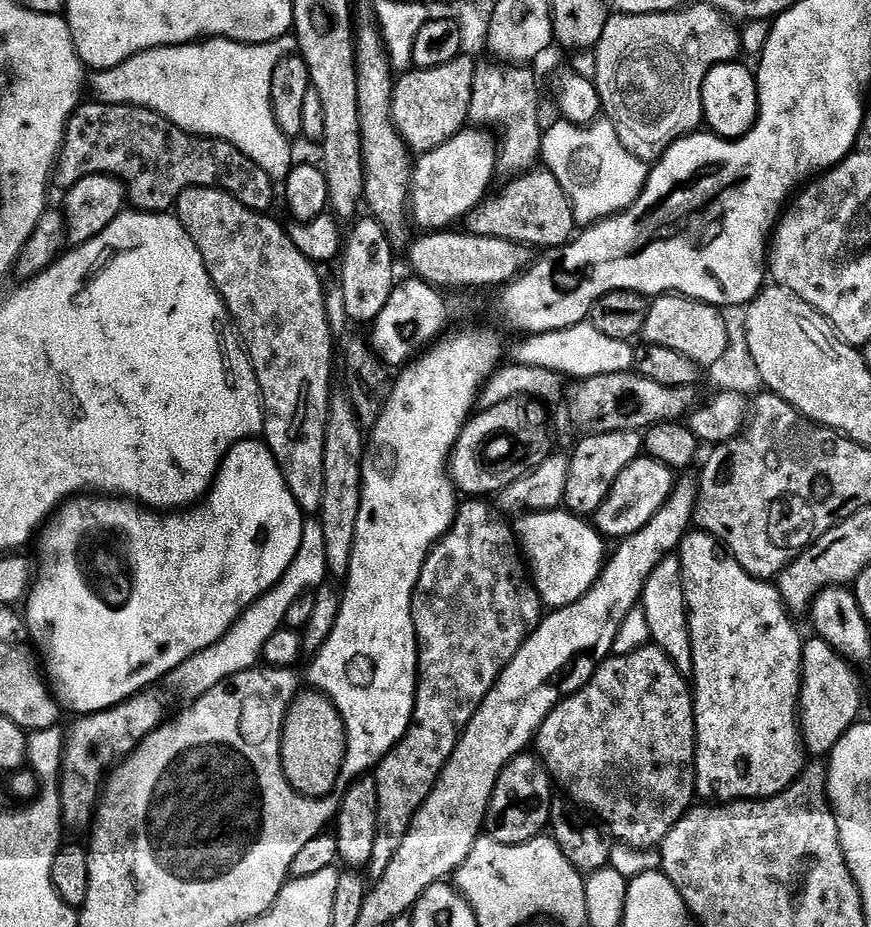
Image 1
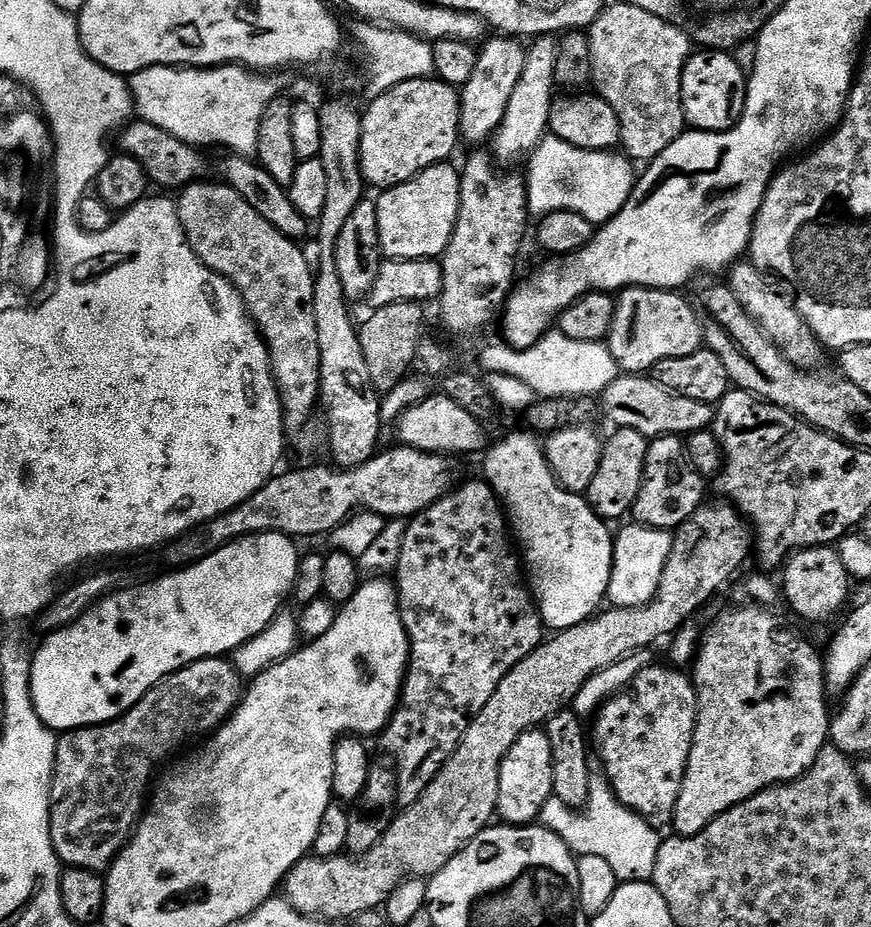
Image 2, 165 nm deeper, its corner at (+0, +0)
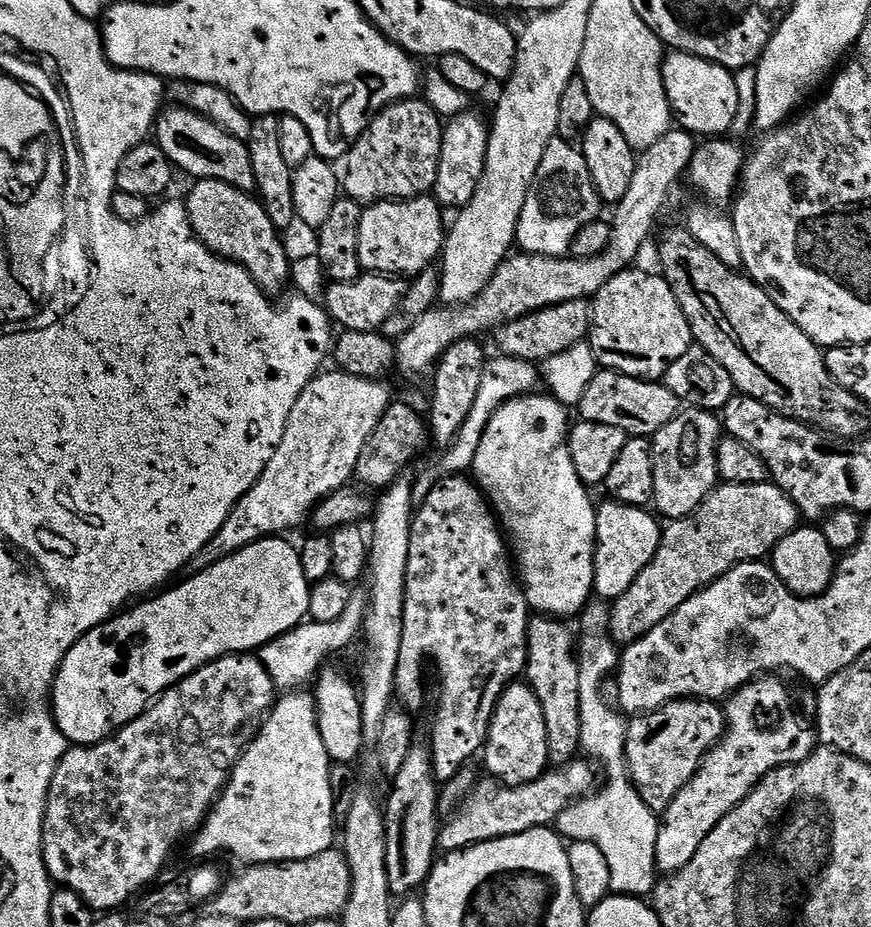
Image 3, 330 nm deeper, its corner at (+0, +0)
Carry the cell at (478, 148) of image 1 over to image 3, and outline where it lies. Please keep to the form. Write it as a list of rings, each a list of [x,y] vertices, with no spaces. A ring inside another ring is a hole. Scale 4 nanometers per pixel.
[[[432,194],[413,196],[410,200],[381,200],[369,203],[364,208],[358,230],[358,258],[361,269],[368,274],[383,274],[400,278],[405,275],[403,272],[417,274],[429,266],[435,265],[444,250],[446,220],[444,224],[443,214],[445,215],[442,206]]]

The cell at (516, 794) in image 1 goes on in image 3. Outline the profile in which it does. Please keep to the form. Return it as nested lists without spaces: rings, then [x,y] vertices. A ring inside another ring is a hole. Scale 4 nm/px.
[[[513,681],[500,695],[490,721],[483,756],[490,771],[487,773],[508,787],[529,784],[543,776],[549,767],[543,708],[537,694],[526,682]]]

